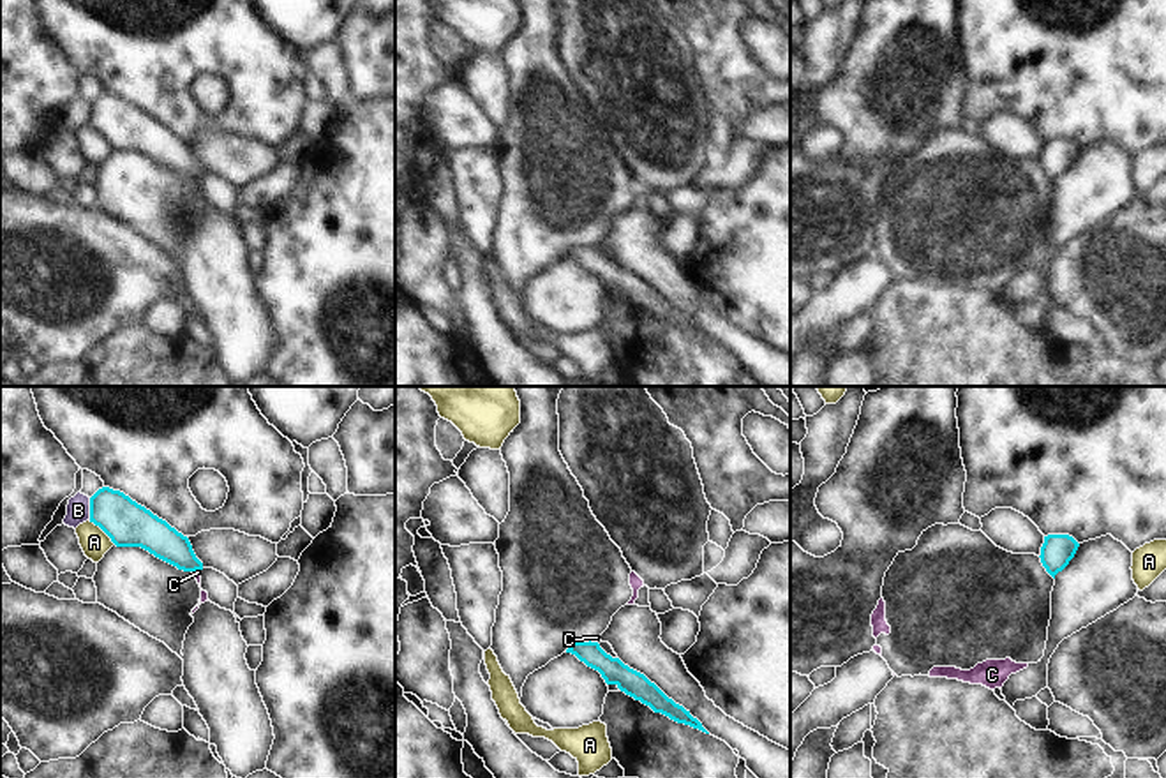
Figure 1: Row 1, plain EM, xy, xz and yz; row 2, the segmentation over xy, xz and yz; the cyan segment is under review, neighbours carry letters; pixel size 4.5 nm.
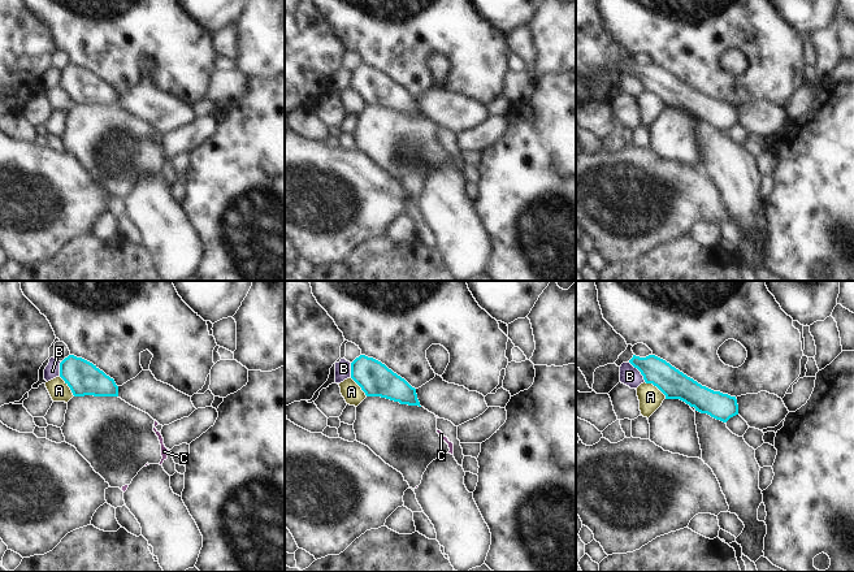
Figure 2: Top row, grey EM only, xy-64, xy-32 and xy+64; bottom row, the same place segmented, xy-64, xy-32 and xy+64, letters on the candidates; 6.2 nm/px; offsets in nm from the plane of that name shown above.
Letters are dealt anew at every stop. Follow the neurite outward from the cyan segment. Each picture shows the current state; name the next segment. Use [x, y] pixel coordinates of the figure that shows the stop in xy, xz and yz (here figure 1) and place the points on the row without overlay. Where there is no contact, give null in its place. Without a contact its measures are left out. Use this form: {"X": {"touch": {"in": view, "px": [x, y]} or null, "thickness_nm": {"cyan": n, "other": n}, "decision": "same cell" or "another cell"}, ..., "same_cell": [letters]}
{"A": {"touch": {"in": "xy", "px": [103, 134]}, "thickness_nm": {"cyan": 200, "other": 130}, "decision": "another cell"}, "B": {"touch": {"in": "xy", "px": [90, 113]}, "thickness_nm": {"cyan": 200, "other": 110}, "decision": "another cell"}, "C": {"touch": {"in": "xy", "px": [196, 173]}, "thickness_nm": {"cyan": 160, "other": 30}, "decision": "another cell"}, "same_cell": []}

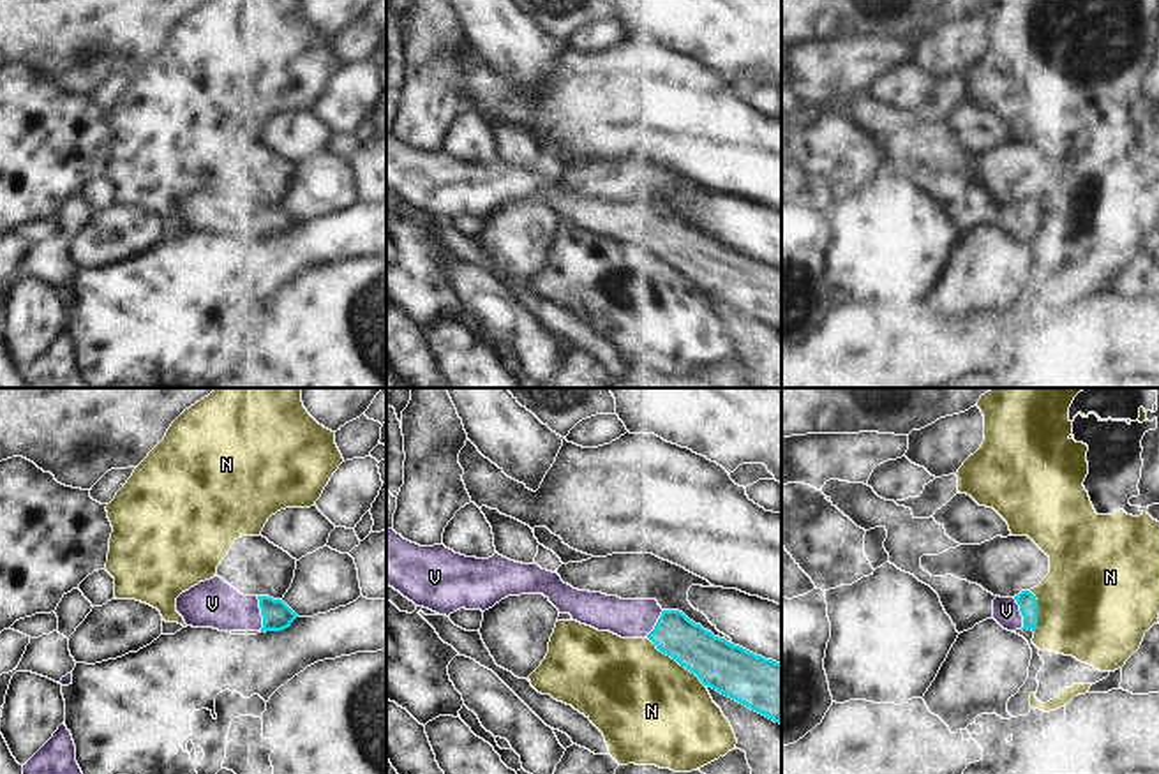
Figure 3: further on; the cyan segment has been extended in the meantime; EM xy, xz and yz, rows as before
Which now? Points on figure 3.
{"N": {"touch": {"in": "xz", "px": [676, 265]}, "thickness_nm": {"cyan": 220, "other": 480}, "decision": "another cell"}, "V": {"touch": {"in": "xy", "px": [261, 219]}, "thickness_nm": {"cyan": 140, "other": 220}, "decision": "same cell"}, "same_cell": ["V"]}

